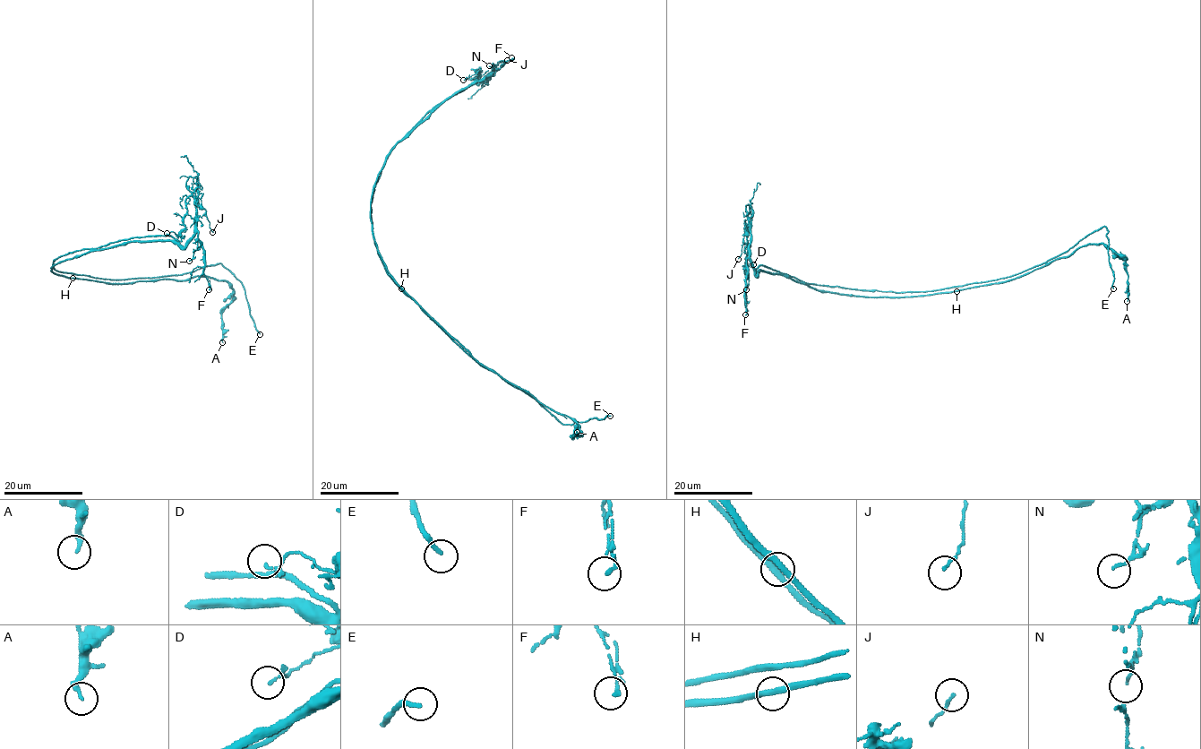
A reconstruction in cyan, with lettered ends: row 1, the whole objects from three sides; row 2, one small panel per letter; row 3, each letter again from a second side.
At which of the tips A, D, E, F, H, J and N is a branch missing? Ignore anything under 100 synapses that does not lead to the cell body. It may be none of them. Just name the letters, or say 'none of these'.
E

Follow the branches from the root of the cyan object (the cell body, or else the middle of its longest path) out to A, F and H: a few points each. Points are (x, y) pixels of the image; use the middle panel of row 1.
A: (377, 252), (387, 274), (459, 347), (482, 365), (566, 415), (579, 430), (571, 438), (577, 432)
F: (377, 252), (372, 227), (371, 199), (389, 152), (444, 101), (487, 78), (504, 60), (512, 60), (511, 57)
H: (377, 252), (390, 279), (459, 347), (488, 368), (476, 362), (401, 288)

